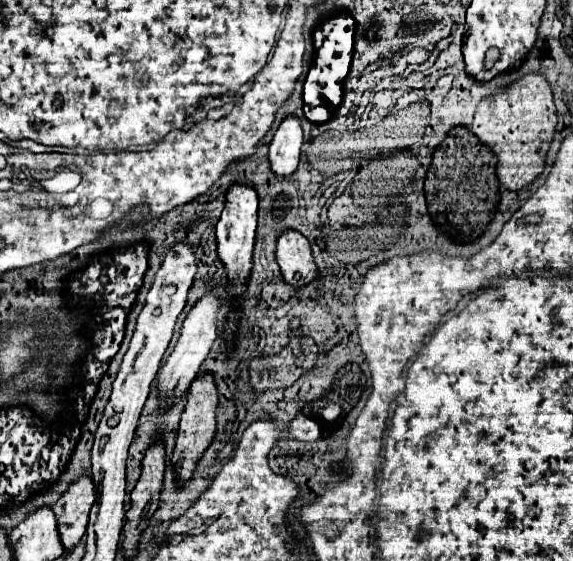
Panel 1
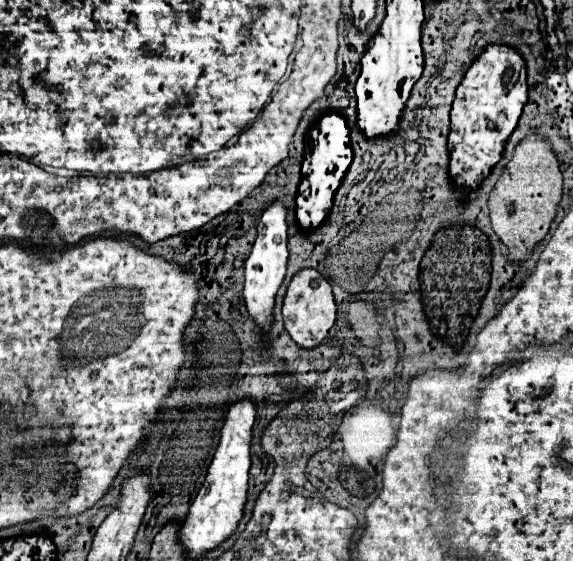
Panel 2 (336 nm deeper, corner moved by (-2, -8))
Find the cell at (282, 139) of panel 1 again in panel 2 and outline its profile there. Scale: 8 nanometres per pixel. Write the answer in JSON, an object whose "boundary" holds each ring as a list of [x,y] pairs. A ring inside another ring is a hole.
{"boundary":[[[272,201],[266,211],[260,215],[258,221],[258,235],[252,247],[250,257],[244,263],[244,301],[246,307],[260,325],[260,329],[268,329],[272,321],[272,307],[276,291],[284,279],[286,273],[286,261],[288,261],[288,223],[286,223],[286,205],[282,201]]]}

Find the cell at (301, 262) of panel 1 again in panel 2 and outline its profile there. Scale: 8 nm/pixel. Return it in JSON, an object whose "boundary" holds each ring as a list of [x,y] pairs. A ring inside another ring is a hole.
{"boundary":[[[300,269],[292,277],[288,291],[284,295],[282,317],[284,317],[286,331],[300,347],[308,349],[308,347],[322,343],[328,337],[328,331],[336,321],[336,303],[332,295],[332,285],[316,269]]]}

